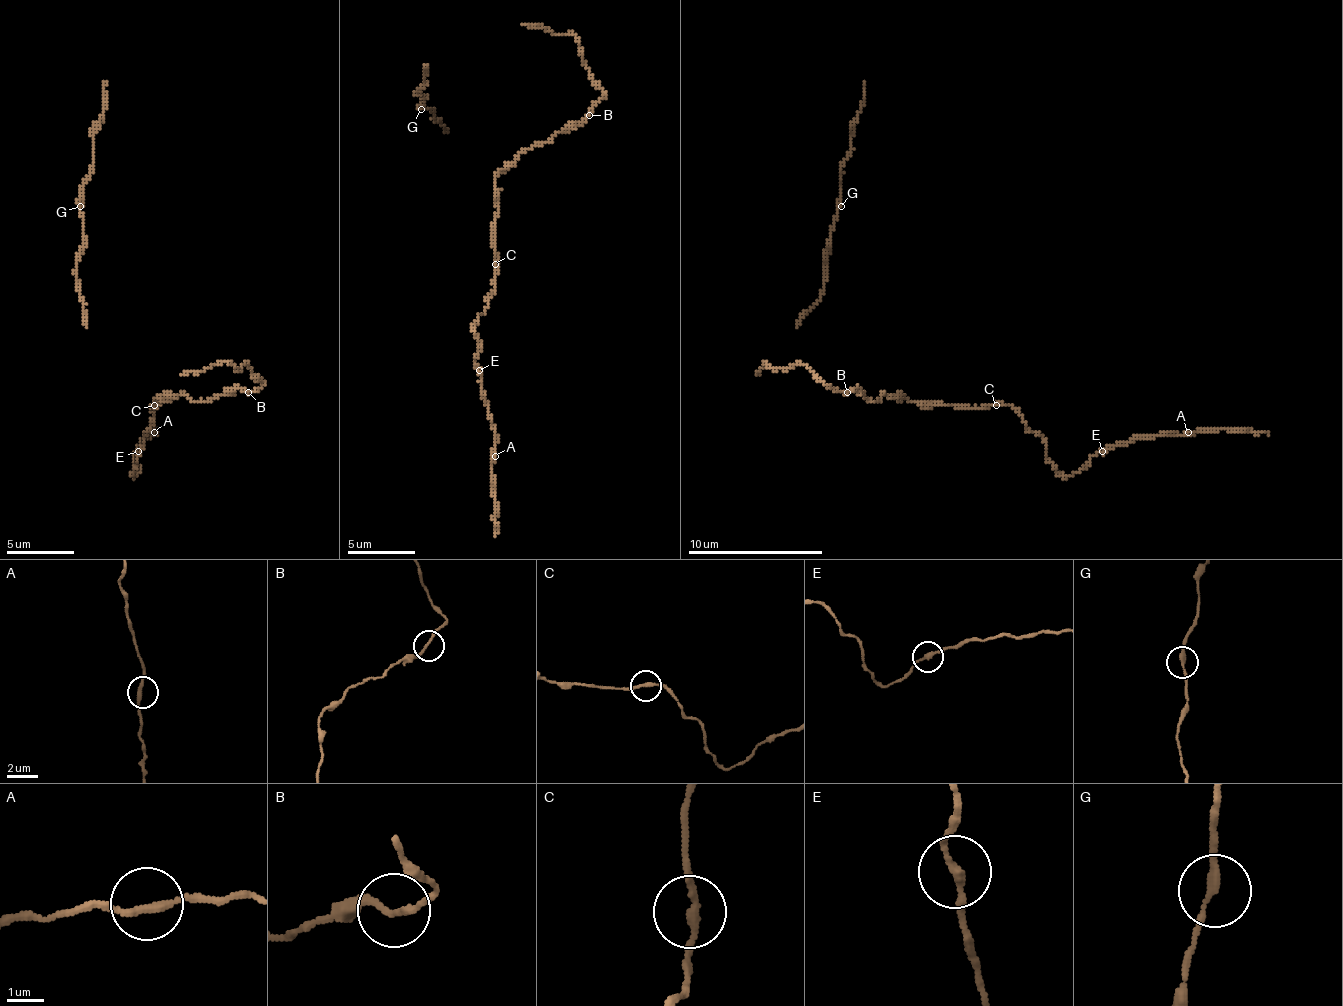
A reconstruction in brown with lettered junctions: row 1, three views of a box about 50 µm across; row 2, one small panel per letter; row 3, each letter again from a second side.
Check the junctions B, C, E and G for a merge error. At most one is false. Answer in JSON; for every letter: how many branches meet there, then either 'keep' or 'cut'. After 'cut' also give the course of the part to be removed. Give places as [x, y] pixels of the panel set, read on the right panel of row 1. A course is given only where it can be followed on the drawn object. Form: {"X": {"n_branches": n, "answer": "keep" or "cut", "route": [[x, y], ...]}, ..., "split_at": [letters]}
{"B": {"n_branches": 2, "answer": "keep"}, "C": {"n_branches": 2, "answer": "keep"}, "E": {"n_branches": 2, "answer": "cut", "route": [[1103, 452], [1164, 435], [1218, 429], [1268, 435]]}, "G": {"n_branches": 2, "answer": "keep"}, "split_at": ["E"]}

